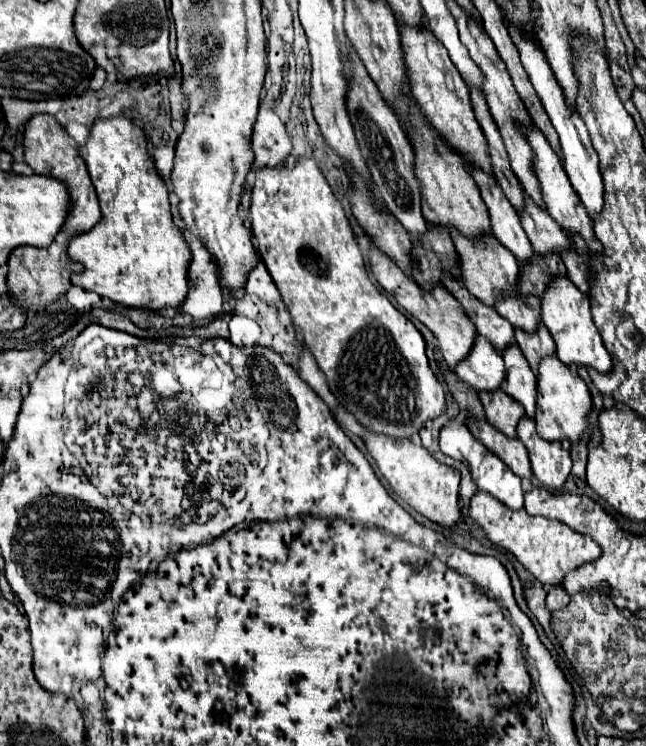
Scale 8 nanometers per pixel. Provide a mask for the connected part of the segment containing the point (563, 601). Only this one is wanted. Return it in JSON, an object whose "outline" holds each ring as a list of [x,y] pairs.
{"outline":[[[555,585],[555,587],[549,589],[549,593],[547,593],[547,607],[551,611],[563,609],[563,607],[567,607],[567,603],[569,603],[569,595],[563,589],[563,585]]]}

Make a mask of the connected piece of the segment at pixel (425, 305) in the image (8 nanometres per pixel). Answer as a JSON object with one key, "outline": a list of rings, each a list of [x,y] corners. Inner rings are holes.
{"outline":[[[371,247],[369,251],[369,263],[371,263],[371,271],[373,271],[373,277],[379,281],[379,285],[391,293],[397,303],[407,311],[411,313],[413,317],[421,319],[423,325],[427,325],[433,335],[437,337],[439,341],[439,347],[441,347],[441,353],[447,361],[447,365],[453,369],[457,365],[459,359],[463,359],[465,355],[469,355],[471,347],[473,347],[473,339],[475,339],[475,327],[471,323],[471,319],[467,319],[461,303],[457,303],[457,299],[443,287],[443,285],[437,285],[433,289],[421,289],[409,275],[405,275],[397,263],[393,263],[391,257],[387,257],[383,251],[379,251],[377,247]]]}

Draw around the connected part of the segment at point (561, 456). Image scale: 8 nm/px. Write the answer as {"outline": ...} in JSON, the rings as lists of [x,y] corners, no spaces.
{"outline":[[[523,415],[517,425],[517,437],[529,451],[533,475],[547,489],[559,489],[571,471],[569,451],[563,449],[559,441],[541,439],[535,431],[535,421],[527,415]]]}

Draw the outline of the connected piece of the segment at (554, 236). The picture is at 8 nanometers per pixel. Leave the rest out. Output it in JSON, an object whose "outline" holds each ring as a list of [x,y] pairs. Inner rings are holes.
{"outline":[[[523,191],[525,207],[519,213],[521,225],[525,227],[525,233],[529,235],[529,241],[533,245],[533,251],[539,255],[545,253],[561,253],[569,247],[569,237],[565,231],[557,225],[557,221],[549,215],[547,209],[539,207],[525,191]]]}

